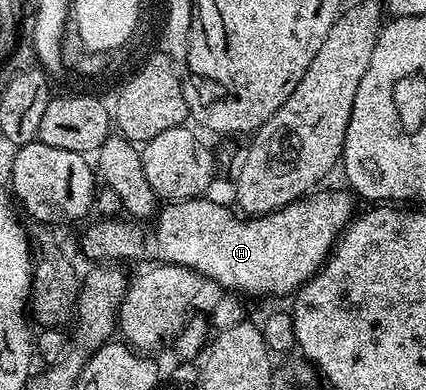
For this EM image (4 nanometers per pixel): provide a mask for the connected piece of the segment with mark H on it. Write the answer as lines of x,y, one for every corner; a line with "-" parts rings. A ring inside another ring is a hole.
324,189
316,190
314,193
308,193
302,199
298,199
296,203
285,205
276,211
270,211
267,215
257,215
254,217
240,217
234,210
230,211
227,207
222,207
219,203
214,203
208,197
200,197
198,199
176,199
174,201
167,201
158,208
157,214
154,216
153,222
150,224
151,232
148,233
146,226
140,225
135,221
128,221
123,217
103,217
95,223
92,227
87,227
83,231
83,251
89,258
95,259
91,261
123,261
119,259
143,259
148,255
151,261
158,261
159,263
172,263
178,267
188,267
190,271
198,271
204,280
212,279
215,283
220,283
223,287
228,287
228,292
239,293
235,291
244,291
247,295
287,295
298,292
303,284
312,279
314,275
322,267
323,263
330,255
332,249
335,247
335,240
339,238
339,234
347,228
347,224
353,218
353,210
351,211
352,196
346,190
343,191
323,191

